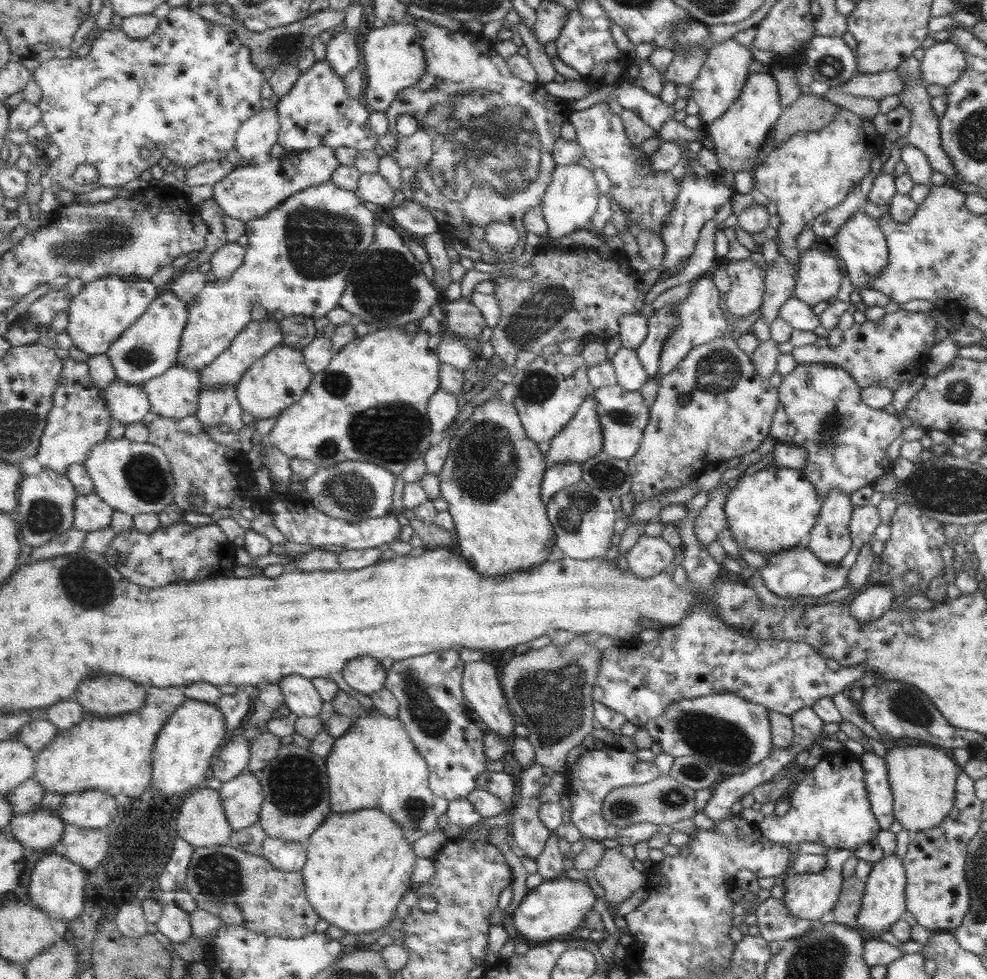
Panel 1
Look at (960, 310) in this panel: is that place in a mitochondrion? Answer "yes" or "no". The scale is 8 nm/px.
no

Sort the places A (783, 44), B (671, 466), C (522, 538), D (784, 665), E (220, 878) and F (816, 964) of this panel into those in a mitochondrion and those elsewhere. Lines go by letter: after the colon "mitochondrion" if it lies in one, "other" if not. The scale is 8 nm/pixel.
A: other
B: other
C: other
D: other
E: mitochondrion
F: mitochondrion

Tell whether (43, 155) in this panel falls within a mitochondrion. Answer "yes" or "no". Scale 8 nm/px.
no

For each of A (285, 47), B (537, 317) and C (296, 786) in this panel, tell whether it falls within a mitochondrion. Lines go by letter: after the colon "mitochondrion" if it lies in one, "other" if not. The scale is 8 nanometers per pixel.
A: mitochondrion
B: mitochondrion
C: mitochondrion

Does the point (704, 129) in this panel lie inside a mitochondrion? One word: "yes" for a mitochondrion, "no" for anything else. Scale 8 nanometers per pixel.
no

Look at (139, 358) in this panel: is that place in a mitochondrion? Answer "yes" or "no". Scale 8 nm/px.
yes

